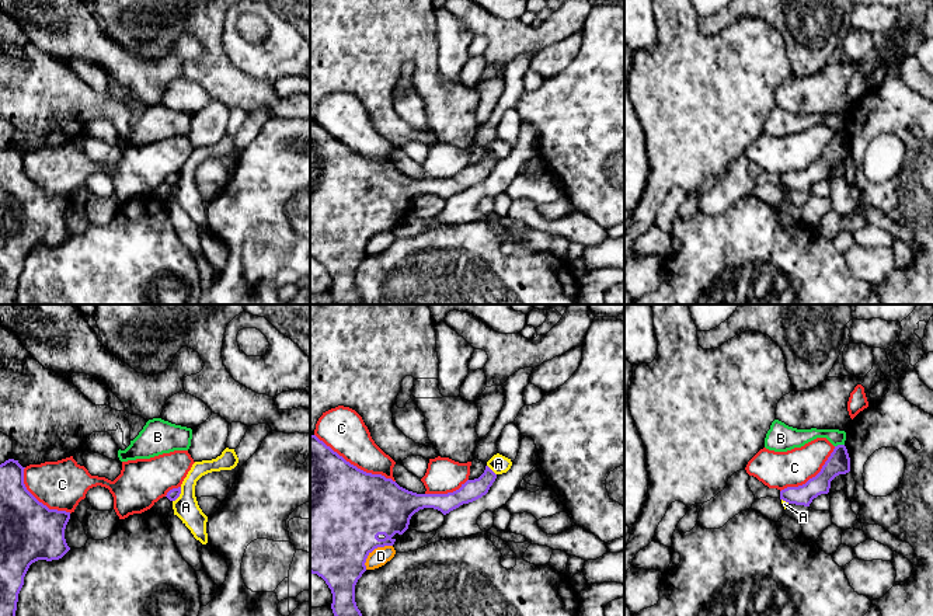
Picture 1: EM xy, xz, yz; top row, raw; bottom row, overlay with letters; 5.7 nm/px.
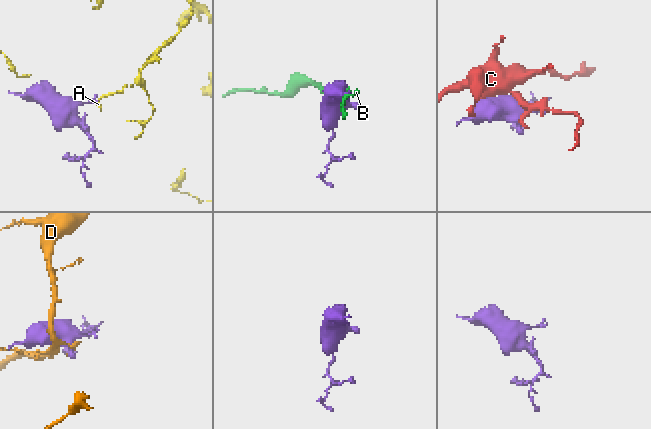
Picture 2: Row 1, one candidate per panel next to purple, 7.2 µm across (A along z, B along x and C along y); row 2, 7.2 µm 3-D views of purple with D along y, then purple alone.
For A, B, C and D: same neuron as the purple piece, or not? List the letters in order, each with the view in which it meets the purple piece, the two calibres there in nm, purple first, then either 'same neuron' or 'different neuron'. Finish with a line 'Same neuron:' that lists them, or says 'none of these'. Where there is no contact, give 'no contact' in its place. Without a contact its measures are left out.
A: contact in xy; calibres 70 and 150 nm; different neuron
B: contact in yz; calibres 130 and 110 nm; different neuron
C: contact in xz; calibres 500 and 260 nm; different neuron
D: contact in xz; calibres 480 and 100 nm; different neuron
Same neuron: none of these

